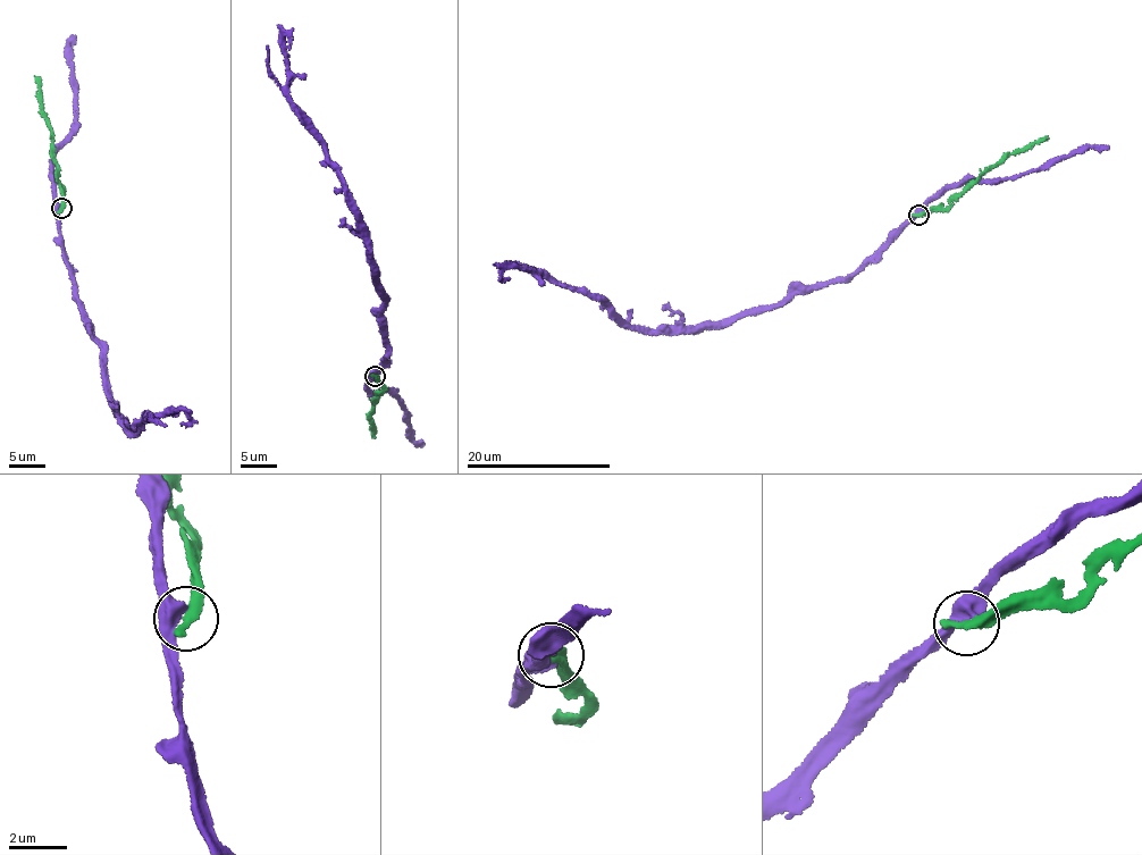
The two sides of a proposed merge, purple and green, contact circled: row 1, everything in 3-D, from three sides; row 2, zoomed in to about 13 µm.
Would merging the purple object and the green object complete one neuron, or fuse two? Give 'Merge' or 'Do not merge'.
Do not merge

